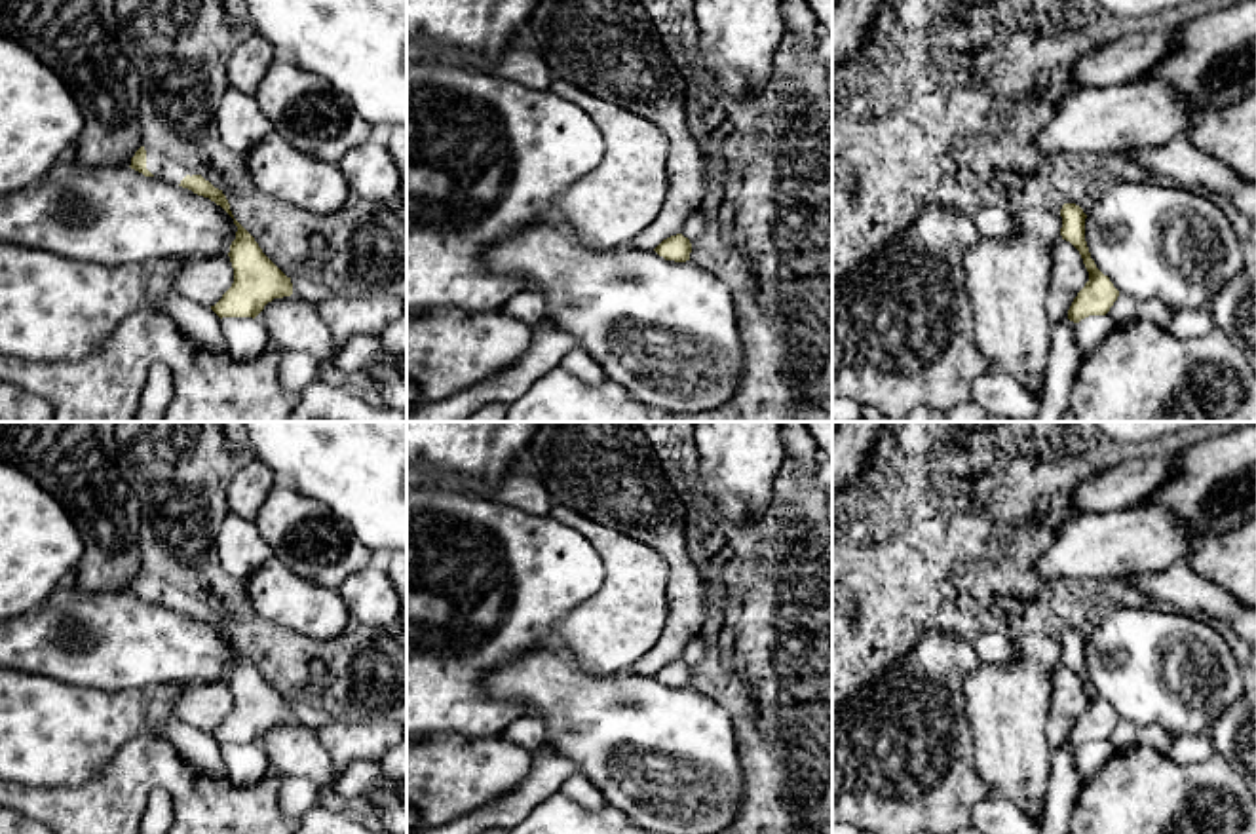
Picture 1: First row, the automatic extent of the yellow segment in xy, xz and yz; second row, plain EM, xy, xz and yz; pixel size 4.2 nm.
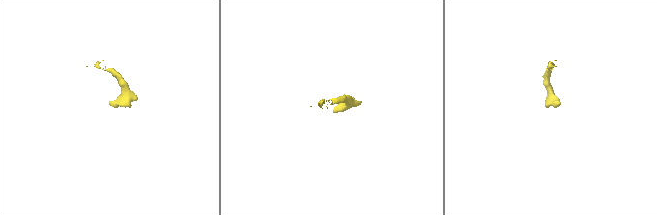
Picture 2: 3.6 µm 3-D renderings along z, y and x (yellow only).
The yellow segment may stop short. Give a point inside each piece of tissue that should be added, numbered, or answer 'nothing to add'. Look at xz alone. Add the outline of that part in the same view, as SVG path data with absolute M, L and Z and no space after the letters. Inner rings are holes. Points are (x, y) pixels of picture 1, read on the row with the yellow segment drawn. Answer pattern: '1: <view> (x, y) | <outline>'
nothing to add

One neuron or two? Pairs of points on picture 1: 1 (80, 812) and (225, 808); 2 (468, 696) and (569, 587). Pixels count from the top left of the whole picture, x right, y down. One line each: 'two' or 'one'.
1: one
2: one

